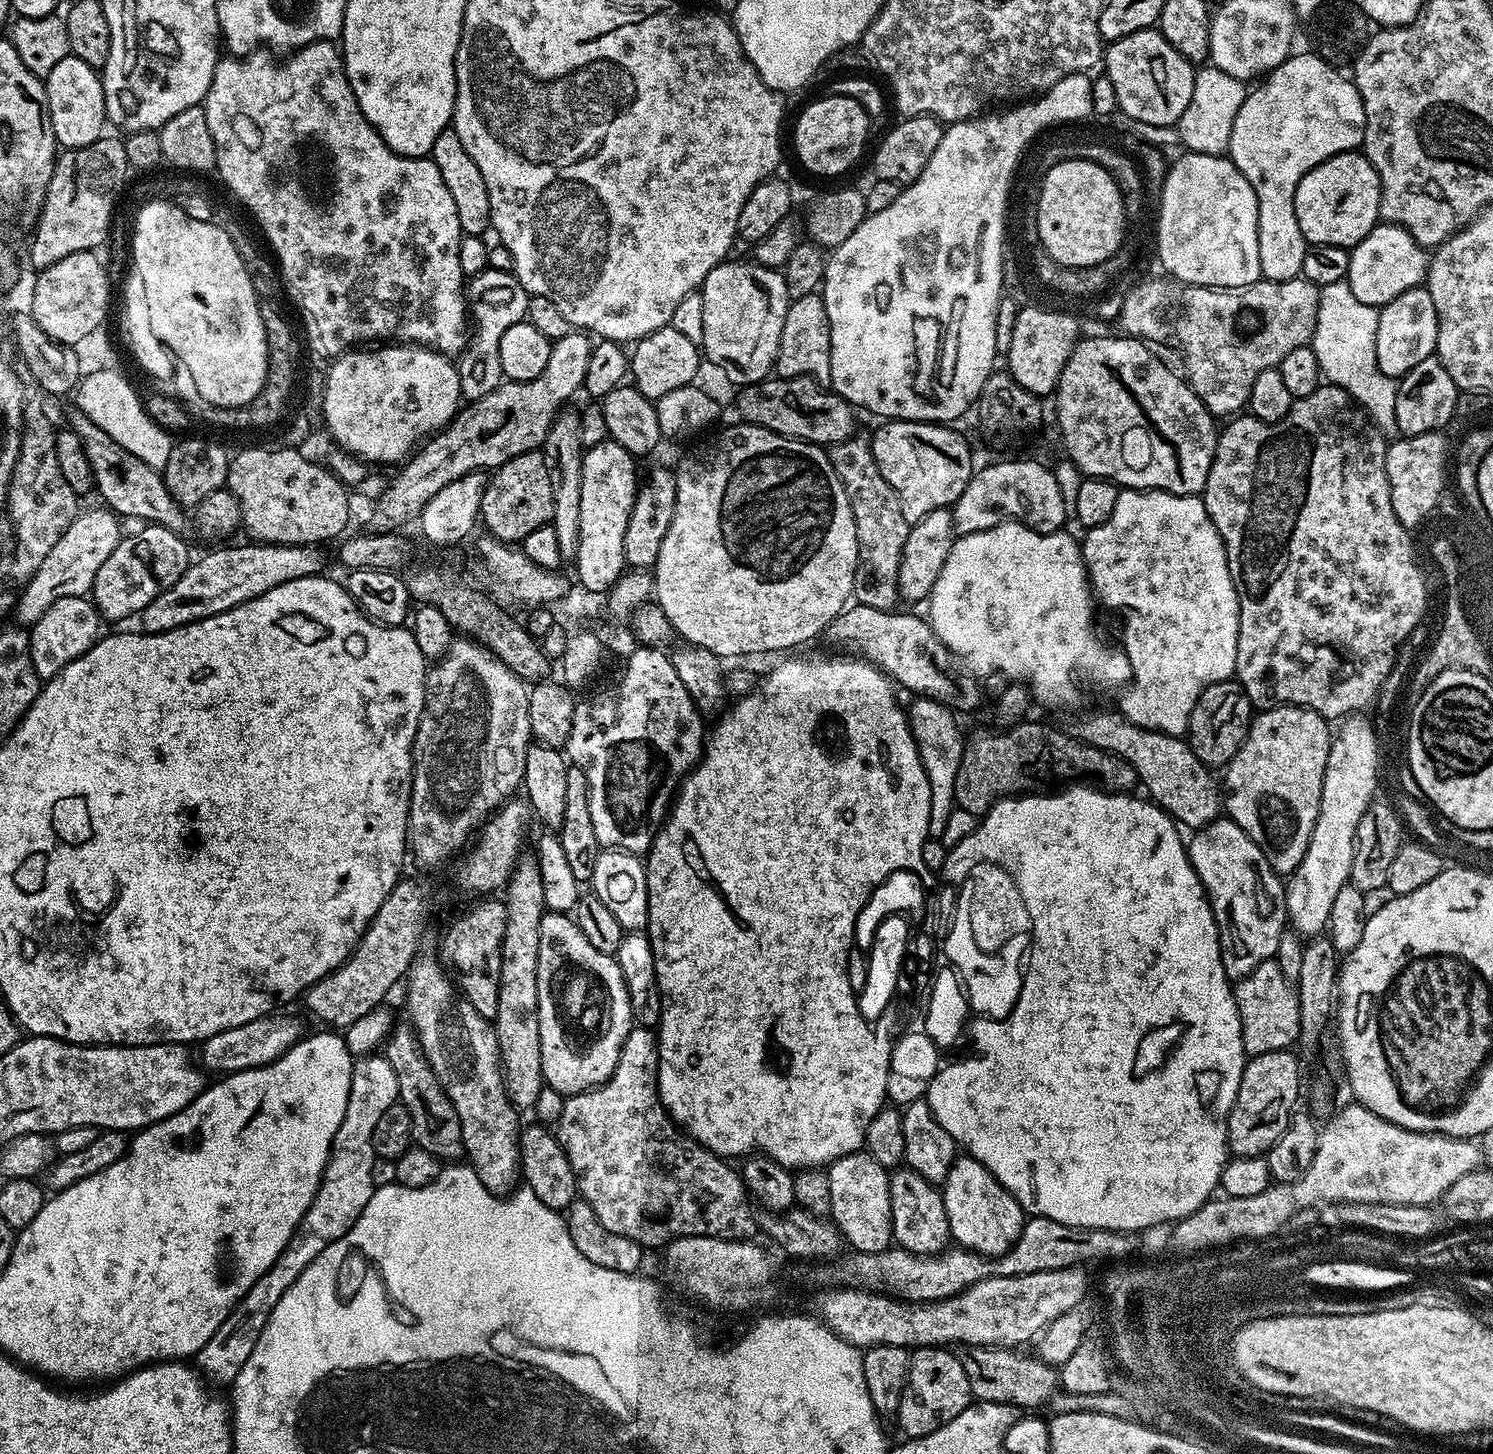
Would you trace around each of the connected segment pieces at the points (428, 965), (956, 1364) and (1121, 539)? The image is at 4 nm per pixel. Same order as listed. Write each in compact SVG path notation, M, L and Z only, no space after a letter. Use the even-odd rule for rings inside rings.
M421 955L413 960L408 968L408 1016L416 1037L420 1039L420 1048L430 1062L442 1090L450 1098L462 1126L464 1150L471 1167L476 1169L482 1186L495 1196L507 1196L517 1187L521 1179L520 1170L520 1134L522 1124L516 1121L517 1109L513 1107L504 1091L504 1076L501 1072L499 1044L489 1017L478 1014L474 1006L460 995L453 977L436 960Z
M933 1346L930 1348L917 1348L908 1358L908 1377L904 1383L904 1389L900 1395L900 1405L896 1411L895 1423L900 1423L900 1428L908 1438L934 1434L946 1422L958 1418L962 1410L966 1410L968 1405L973 1403L974 1397L970 1390L970 1382L966 1379L966 1370L962 1370L962 1362L955 1351L944 1346Z
M1124 488L1118 494L1118 502L1114 505L1114 514L1110 514L1110 518L1106 522L1102 522L1102 526L1089 528L1083 535L1084 569L1088 572L1088 582L1095 599L1099 603L1101 600L1110 611L1117 612L1124 619L1124 644L1122 644L1122 650L1130 662L1132 678L1127 687L1119 693L1119 696L1121 696L1118 711L1120 715L1126 717L1130 722L1134 722L1146 730L1154 730L1167 736L1183 737L1188 730L1190 714L1194 710L1194 702L1198 702L1202 690L1206 690L1223 680L1233 679L1236 671L1238 634L1240 633L1240 603L1230 574L1224 543L1214 526L1212 515L1206 510L1203 499L1199 495L1179 496L1173 492Z

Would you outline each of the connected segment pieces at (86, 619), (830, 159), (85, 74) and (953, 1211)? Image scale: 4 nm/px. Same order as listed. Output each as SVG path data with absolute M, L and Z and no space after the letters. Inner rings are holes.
M82 596L58 598L58 602L54 602L54 606L50 606L50 610L46 610L30 628L30 654L41 681L52 680L63 668L70 666L70 662L89 652L101 635L100 624L102 617L91 599Z
M829 94L823 96L821 100L816 100L801 110L800 117L796 120L796 129L792 132L792 140L796 143L796 156L806 171L813 172L816 176L840 176L847 168L854 167L856 159L863 154L864 147L868 144L870 117L854 98Z
M69 54L62 58L44 80L44 89L48 99L48 113L56 143L61 149L78 149L90 146L103 137L104 124L108 120L104 82L97 69L86 66L82 58Z
M957 1155L942 1185L942 1195L951 1239L961 1248L995 1258L1010 1251L1024 1229L1026 1213L1020 1203L972 1156Z

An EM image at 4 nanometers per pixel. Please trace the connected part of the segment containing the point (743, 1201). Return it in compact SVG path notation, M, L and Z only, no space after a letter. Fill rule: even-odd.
M633 1026L622 1050L618 1054L618 1066L605 1084L579 1092L565 1099L560 1119L555 1121L554 1131L574 1170L579 1199L590 1202L598 1222L622 1238L634 1238L645 1249L663 1249L673 1240L683 1236L713 1236L716 1239L745 1240L758 1228L758 1220L752 1217L750 1194L744 1187L739 1171L731 1168L727 1159L721 1158L693 1140L672 1121L664 1105L660 1103L660 1090L656 1087L656 1075L660 1069L660 1042L651 1028Z

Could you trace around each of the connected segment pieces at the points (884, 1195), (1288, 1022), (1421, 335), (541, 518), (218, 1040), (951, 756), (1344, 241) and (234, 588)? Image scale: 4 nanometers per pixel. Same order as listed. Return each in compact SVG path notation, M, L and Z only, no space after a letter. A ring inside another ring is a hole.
M866 1151L851 1152L838 1158L833 1164L827 1165L828 1181L830 1182L830 1213L831 1223L836 1225L843 1243L856 1252L883 1252L893 1243L892 1211L890 1210L889 1169L883 1168L872 1155Z
M1273 958L1262 962L1249 976L1235 981L1236 1005L1242 1022L1242 1040L1249 1057L1291 1049L1300 1039L1300 995L1293 981L1282 974Z
M1427 287L1411 288L1406 294L1398 294L1389 304L1379 309L1376 353L1382 374L1399 378L1414 370L1418 362L1430 358L1438 342L1438 314L1434 310L1434 298Z
M540 450L523 452L510 458L502 467L495 469L487 477L487 484L481 498L479 519L485 524L487 535L494 540L501 540L503 544L519 545L526 538L526 534L538 530L542 526L552 523L554 514L554 486L550 482L550 470L544 461L544 453Z
M269 1014L263 1016L261 1020L234 1026L234 1030L222 1030L222 1034L214 1034L209 1040L203 1041L199 1049L201 1050L199 1063L209 1073L212 1071L220 1072L216 1074L227 1074L241 1072L247 1068L260 1068L271 1060L277 1060L282 1053L290 1051L305 1035L298 1017L280 1015L284 1014Z
M927 698L913 699L911 708L907 709L912 736L918 746L918 754L922 758L922 766L926 770L926 778L930 782L930 822L928 823L929 837L939 838L946 828L947 819L956 808L954 782L958 778L958 766L962 762L965 737L960 737L960 724L957 713L953 712L937 700Z
M1359 151L1337 152L1298 182L1294 214L1298 214L1298 230L1302 230L1309 245L1355 248L1380 220L1380 179L1374 166Z
M244 542L241 548L220 548L217 552L208 552L200 561L189 563L188 569L150 606L146 606L138 613L138 621L145 633L169 632L175 628L181 628L184 624L193 624L196 620L205 620L211 616L222 614L231 608L237 608L239 604L247 600L258 598L266 594L274 586L282 586L286 582L294 582L298 578L307 576L319 576L325 571L324 556L315 547L303 544L261 544L259 542Z

